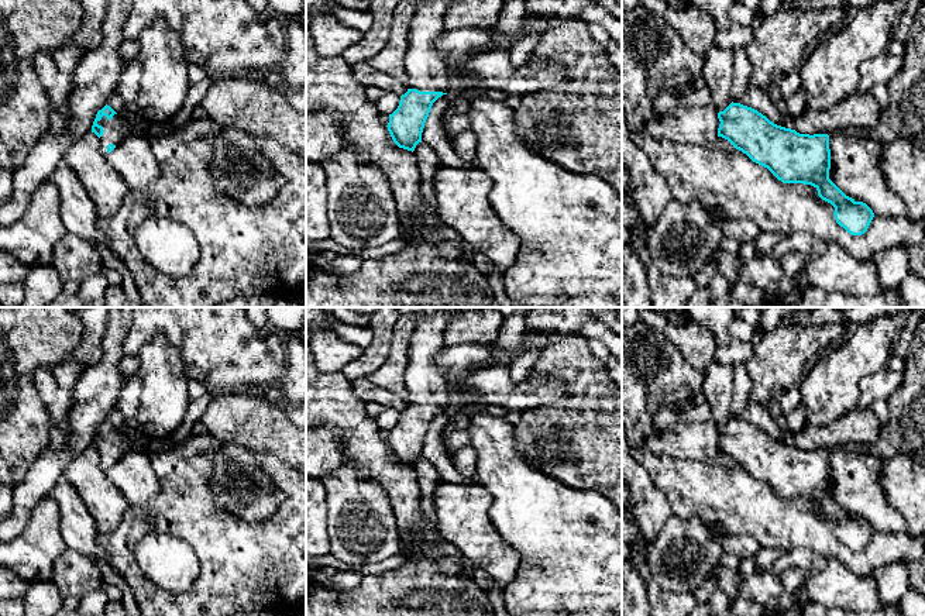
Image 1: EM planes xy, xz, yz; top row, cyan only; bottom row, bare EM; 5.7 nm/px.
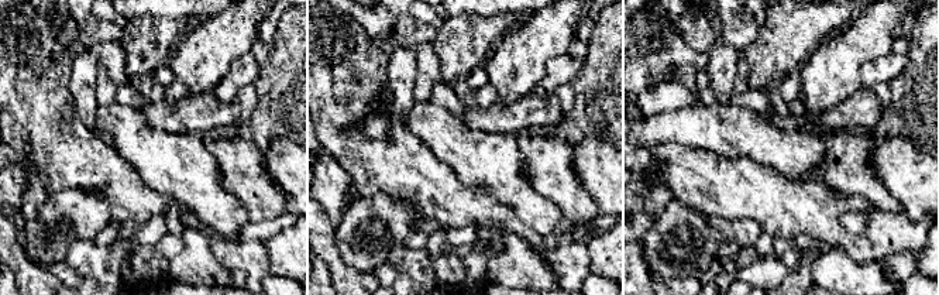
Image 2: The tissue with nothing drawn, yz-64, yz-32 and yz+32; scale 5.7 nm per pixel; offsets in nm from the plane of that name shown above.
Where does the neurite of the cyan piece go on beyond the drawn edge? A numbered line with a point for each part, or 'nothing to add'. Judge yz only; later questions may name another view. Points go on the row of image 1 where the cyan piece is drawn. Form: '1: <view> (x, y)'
1: yz (698, 126)

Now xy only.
1: xy (117, 128)

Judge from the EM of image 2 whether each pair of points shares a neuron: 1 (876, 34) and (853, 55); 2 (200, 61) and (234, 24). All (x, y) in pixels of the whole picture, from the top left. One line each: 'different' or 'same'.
1: same
2: same

